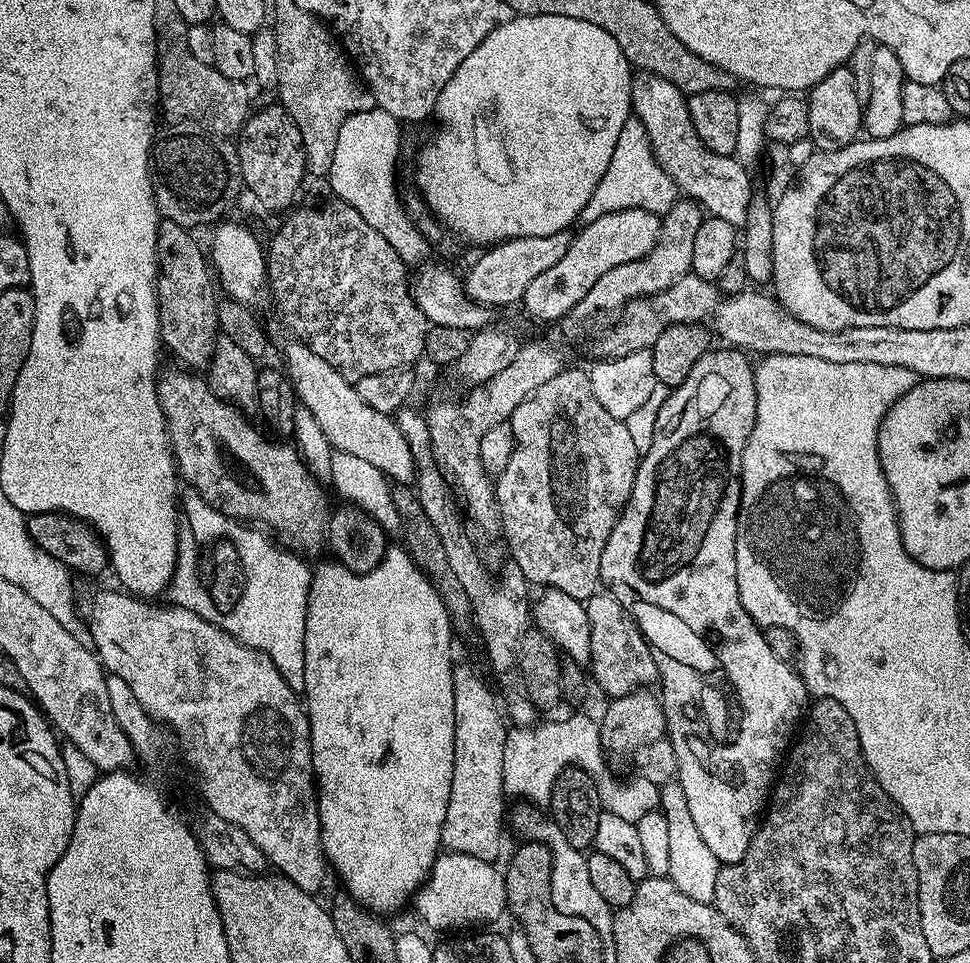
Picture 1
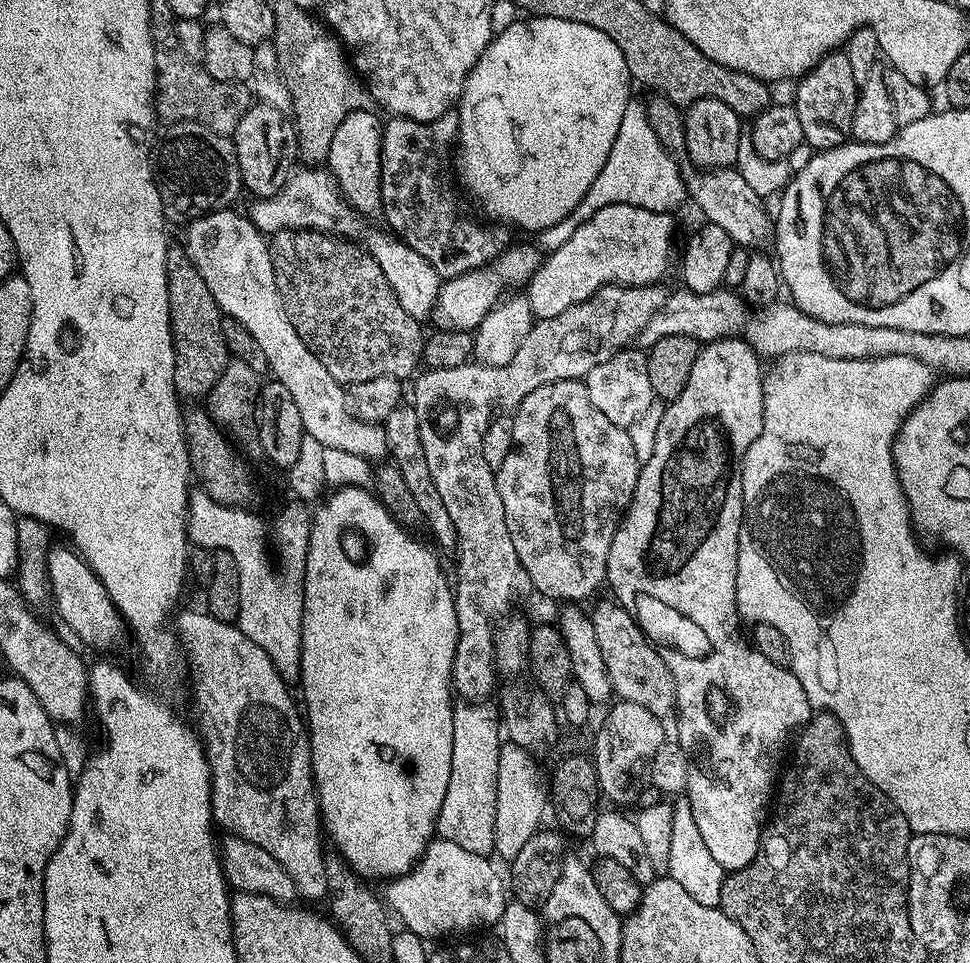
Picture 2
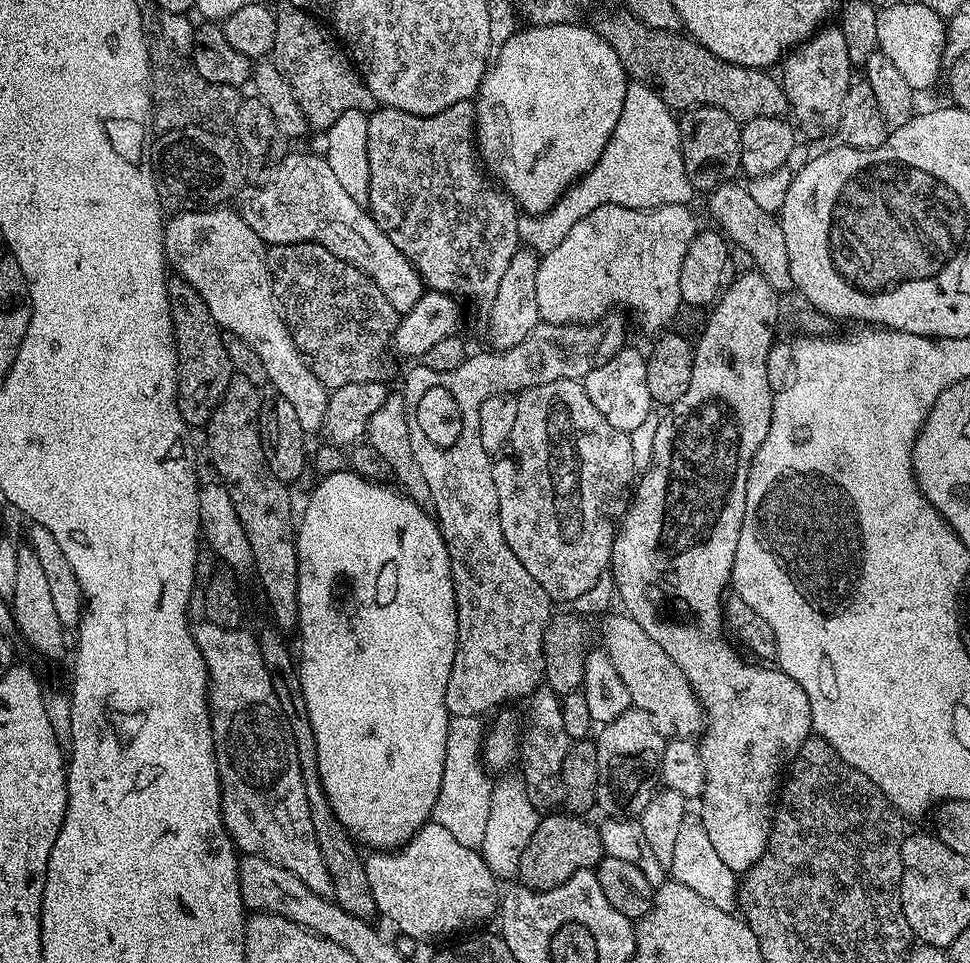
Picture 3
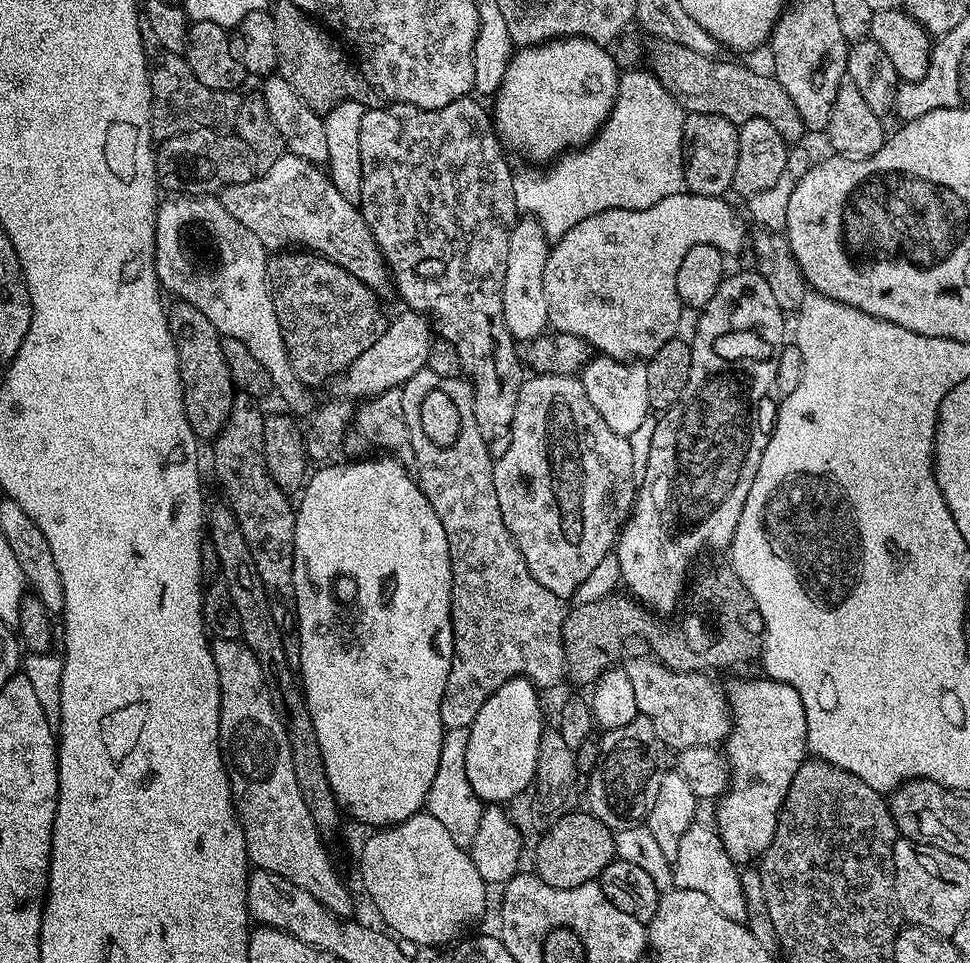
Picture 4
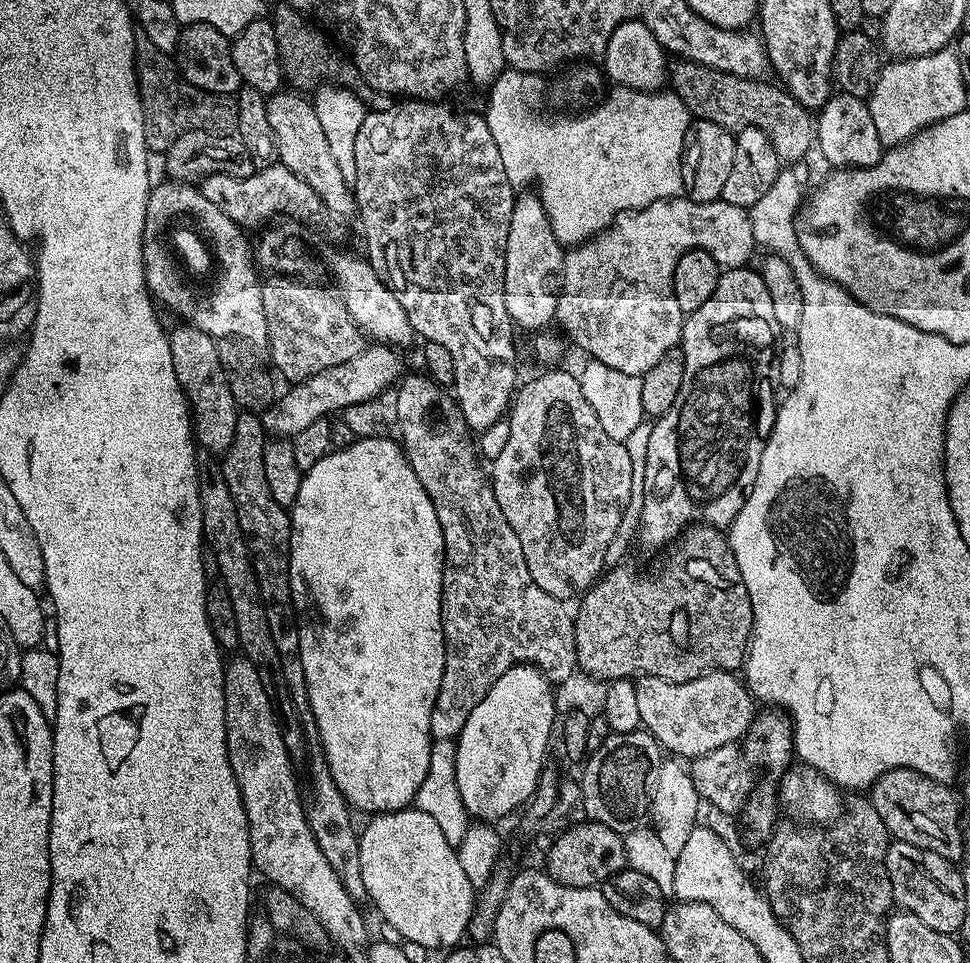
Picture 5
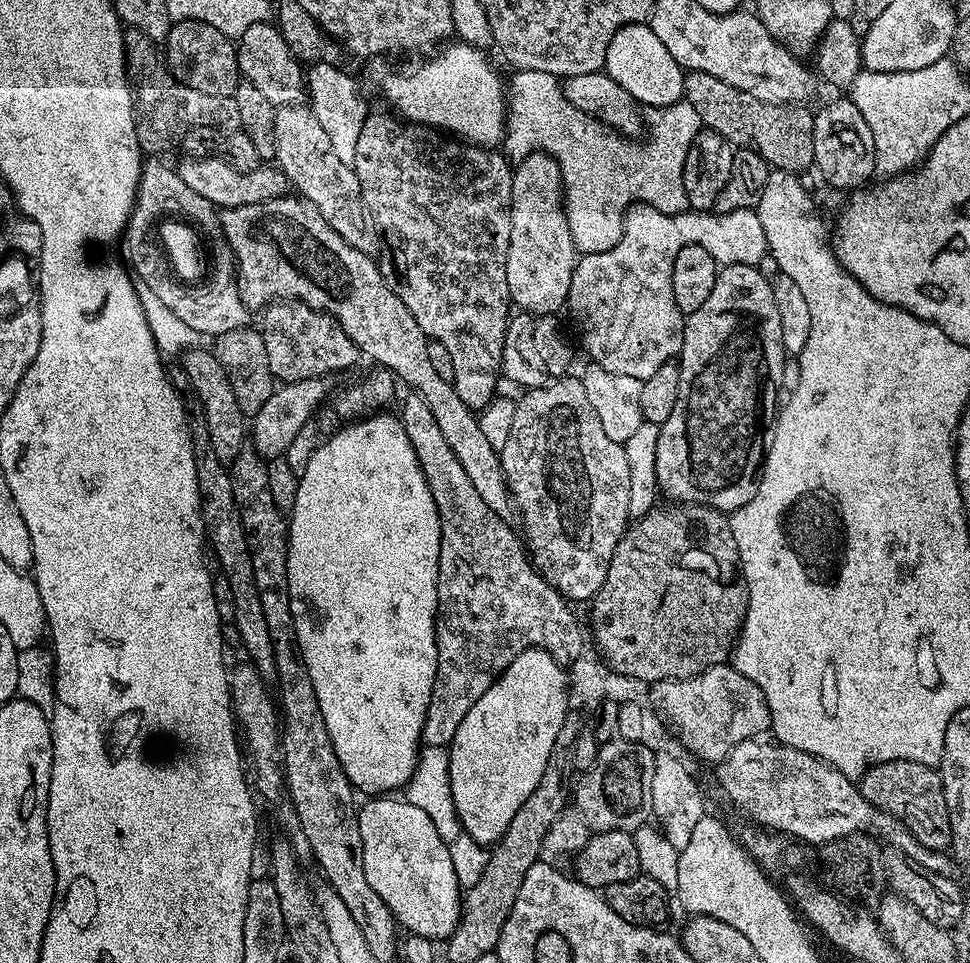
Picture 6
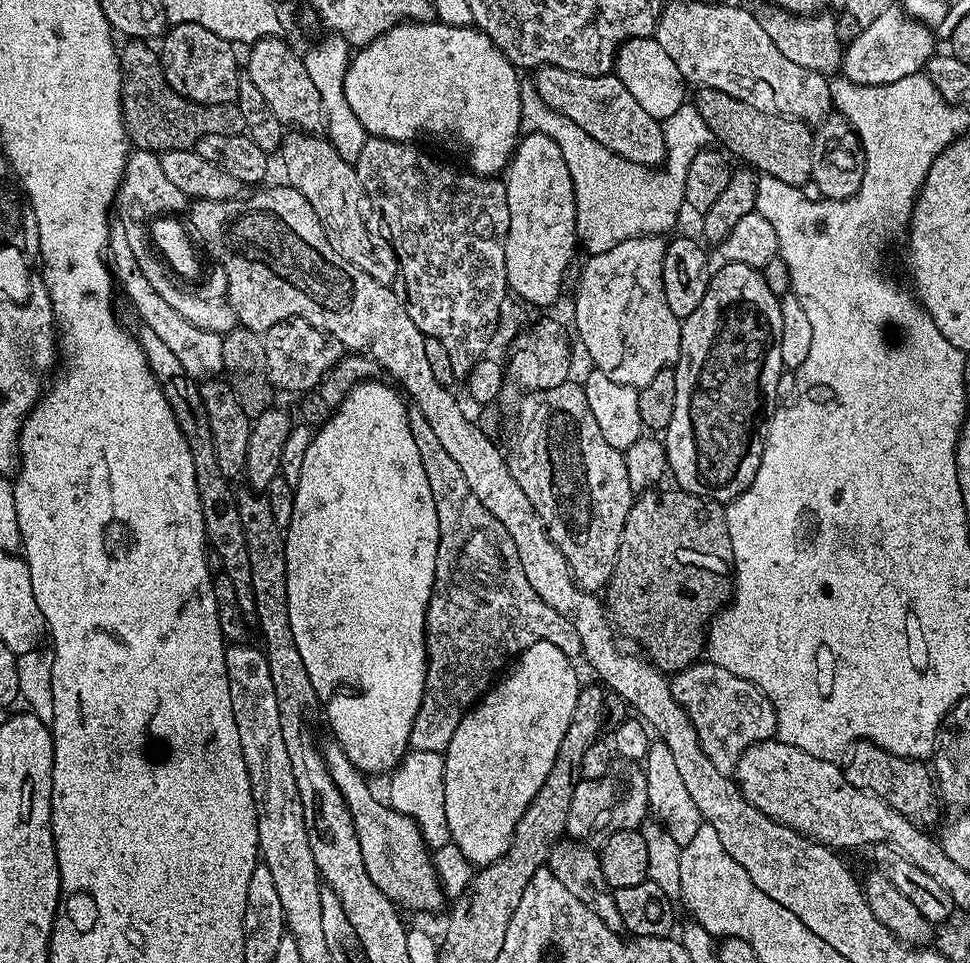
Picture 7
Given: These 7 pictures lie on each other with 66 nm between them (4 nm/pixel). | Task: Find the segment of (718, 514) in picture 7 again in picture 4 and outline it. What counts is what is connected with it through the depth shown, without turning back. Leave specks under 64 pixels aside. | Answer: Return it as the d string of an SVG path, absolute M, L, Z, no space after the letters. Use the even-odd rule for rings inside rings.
M724 566L706 573L697 582L696 592L712 624L704 624L703 618L692 612L677 626L676 632L628 594L604 596L601 600L588 600L577 608L569 607L560 631L568 663L567 679L573 685L595 685L596 679L619 661L616 659L624 640L632 640L636 635L652 647L650 652L655 659L675 672L708 674L713 671L711 668L736 668L755 656L757 659L764 650L764 619L735 570Z

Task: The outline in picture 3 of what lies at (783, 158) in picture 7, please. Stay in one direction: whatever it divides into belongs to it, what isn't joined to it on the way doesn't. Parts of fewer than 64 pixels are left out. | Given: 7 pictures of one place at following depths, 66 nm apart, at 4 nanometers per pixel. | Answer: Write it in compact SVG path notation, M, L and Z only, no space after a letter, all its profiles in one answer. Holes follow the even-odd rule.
M627 10L602 13L594 21L594 27L603 40L610 42L610 46L614 46L614 54L618 54L629 77L641 84L649 84L673 110L691 110L702 106L714 106L718 110L726 110L726 114L730 114L730 118L741 122L754 118L787 117L789 115L790 109L784 93L784 85L777 77L775 80L771 76L773 74L771 71L747 68L726 62L722 58L710 54L710 50L706 50L696 43L691 36L681 34L679 31L654 30L650 26L646 26L646 22L639 20L634 13Z

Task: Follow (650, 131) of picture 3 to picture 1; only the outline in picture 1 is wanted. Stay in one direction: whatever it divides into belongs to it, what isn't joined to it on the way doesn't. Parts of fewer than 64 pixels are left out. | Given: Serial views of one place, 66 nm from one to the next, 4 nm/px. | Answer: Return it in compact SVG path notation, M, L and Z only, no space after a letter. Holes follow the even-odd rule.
M630 118L622 126L622 134L618 134L618 146L614 146L610 166L606 166L602 182L598 182L594 194L590 194L590 202L586 202L580 220L589 224L602 218L602 214L614 214L618 210L646 210L662 218L676 205L677 199L678 189L675 182L670 174L666 174L666 170L662 170L658 158L654 158L646 126L642 126L640 120Z

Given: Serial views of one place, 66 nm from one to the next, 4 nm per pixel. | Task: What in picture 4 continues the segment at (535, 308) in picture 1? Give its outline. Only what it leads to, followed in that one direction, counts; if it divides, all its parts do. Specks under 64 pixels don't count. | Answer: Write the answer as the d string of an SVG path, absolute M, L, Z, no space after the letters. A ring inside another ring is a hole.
M685 190L674 194L670 198L662 198L662 202L654 202L649 208L611 208L602 210L574 226L562 237L551 245L546 258L546 270L544 271L544 289L546 290L546 306L548 307L548 322L555 331L574 334L587 342L591 349L599 355L609 356L615 360L627 360L629 362L644 362L653 356L666 342L677 339L680 328L680 312L682 305L678 298L678 266L682 266L682 258L686 258L690 246L714 246L725 254L739 254L745 251L746 236L744 240L744 228L740 225L740 216L727 204L727 199L719 196L693 196Z

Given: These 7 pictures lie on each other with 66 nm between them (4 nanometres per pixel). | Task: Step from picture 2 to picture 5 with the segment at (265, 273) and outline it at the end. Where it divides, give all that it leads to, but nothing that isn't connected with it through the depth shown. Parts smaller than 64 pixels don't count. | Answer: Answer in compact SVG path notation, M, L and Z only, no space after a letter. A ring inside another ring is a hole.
M157 183L147 198L142 262L149 293L161 305L169 304L180 315L181 321L195 325L214 338L237 336L256 346L267 345L266 310L262 308L260 289L262 280L261 277L256 277L258 265L254 259L253 245L248 245L248 240L244 237L245 229L226 218L226 214L222 214L214 202L208 201L206 194L202 194L195 183L167 183ZM179 216L193 220L188 222L204 237L211 251L216 281L209 286L208 292L199 292L184 281L185 273L174 255L169 232L173 227L172 220Z

